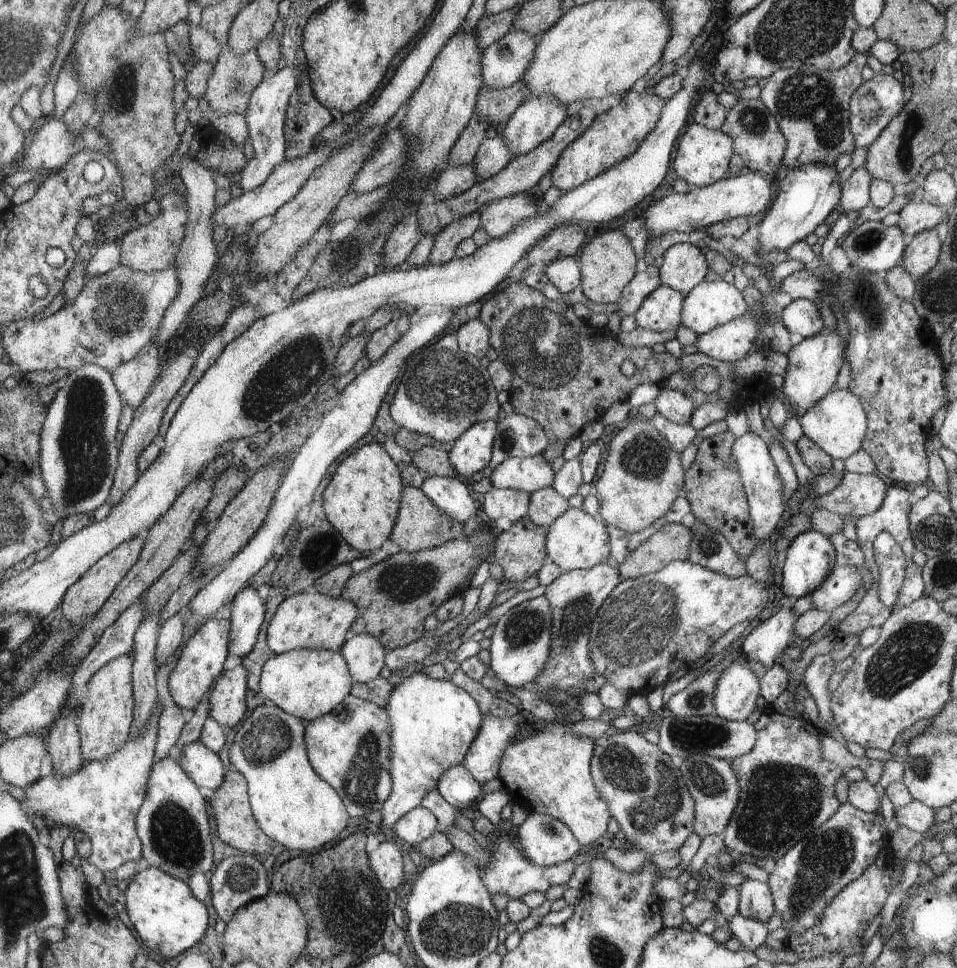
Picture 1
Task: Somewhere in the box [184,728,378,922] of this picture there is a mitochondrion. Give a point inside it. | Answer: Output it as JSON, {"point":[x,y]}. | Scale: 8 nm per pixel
{"point":[242,878]}

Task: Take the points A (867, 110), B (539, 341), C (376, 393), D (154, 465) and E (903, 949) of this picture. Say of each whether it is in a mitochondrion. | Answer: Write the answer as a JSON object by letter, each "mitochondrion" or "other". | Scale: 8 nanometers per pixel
{"A":"mitochondrion","B":"mitochondrion","C":"other","D":"other","E":"other"}

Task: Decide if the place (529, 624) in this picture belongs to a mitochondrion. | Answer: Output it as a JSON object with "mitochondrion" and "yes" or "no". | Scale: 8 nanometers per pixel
{"mitochondrion":"yes"}

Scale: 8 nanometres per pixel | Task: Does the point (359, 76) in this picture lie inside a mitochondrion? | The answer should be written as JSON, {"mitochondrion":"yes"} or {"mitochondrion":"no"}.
{"mitochondrion":"no"}

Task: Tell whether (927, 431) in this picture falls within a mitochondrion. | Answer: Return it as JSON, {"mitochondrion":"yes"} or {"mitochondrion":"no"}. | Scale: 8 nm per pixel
{"mitochondrion":"no"}

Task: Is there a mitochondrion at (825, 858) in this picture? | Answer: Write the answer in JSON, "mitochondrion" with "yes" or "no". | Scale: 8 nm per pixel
{"mitochondrion":"yes"}

